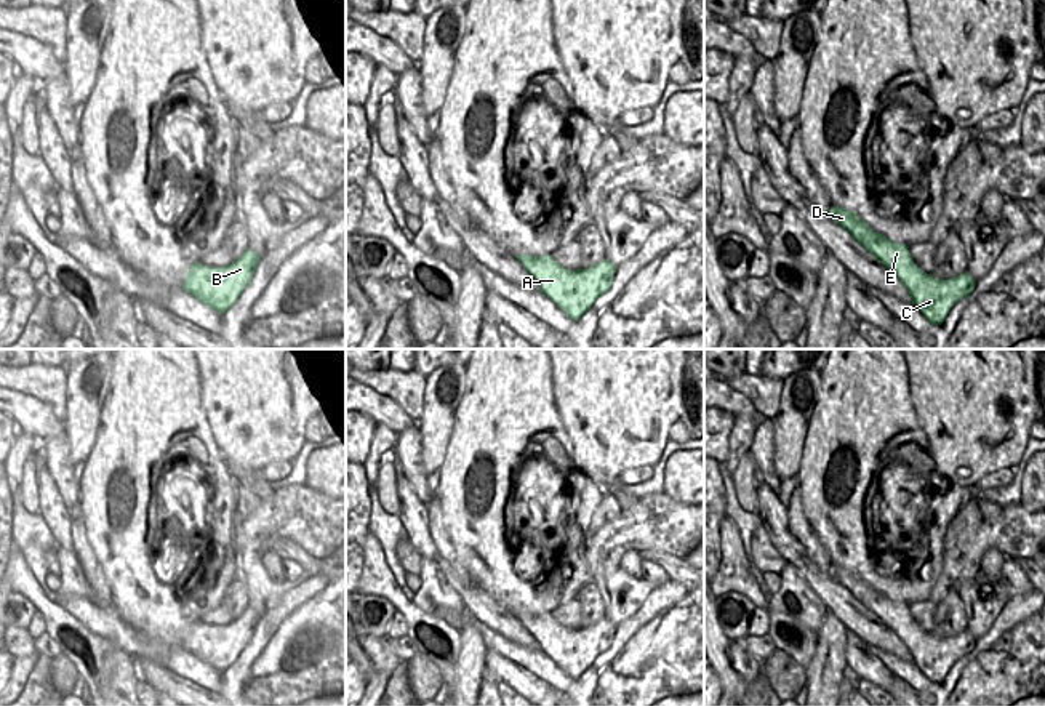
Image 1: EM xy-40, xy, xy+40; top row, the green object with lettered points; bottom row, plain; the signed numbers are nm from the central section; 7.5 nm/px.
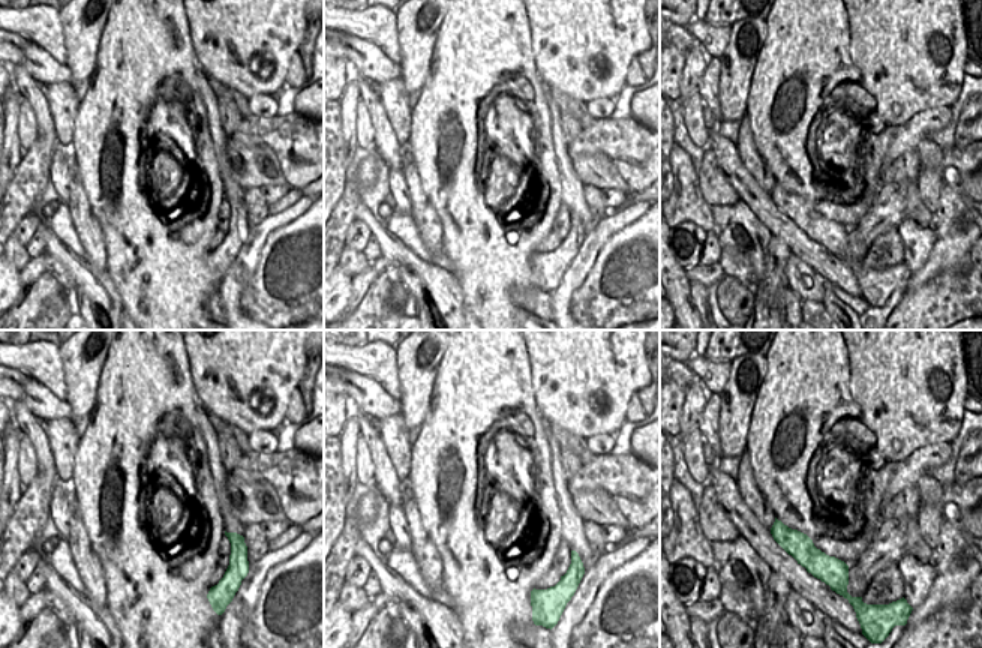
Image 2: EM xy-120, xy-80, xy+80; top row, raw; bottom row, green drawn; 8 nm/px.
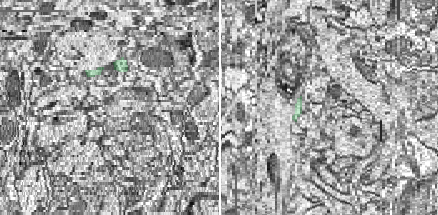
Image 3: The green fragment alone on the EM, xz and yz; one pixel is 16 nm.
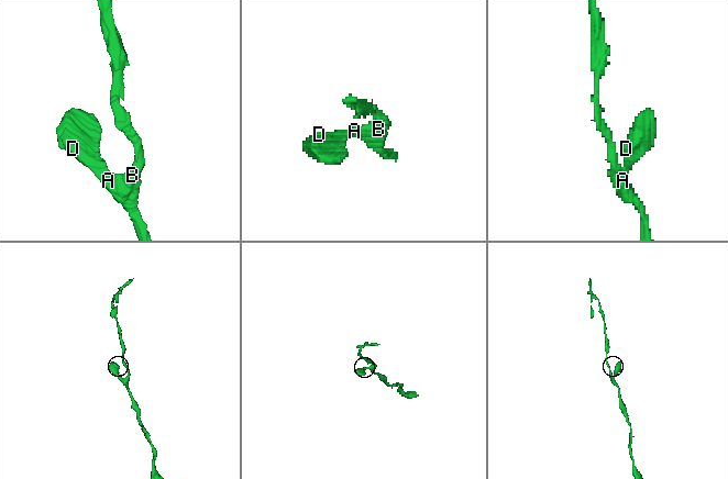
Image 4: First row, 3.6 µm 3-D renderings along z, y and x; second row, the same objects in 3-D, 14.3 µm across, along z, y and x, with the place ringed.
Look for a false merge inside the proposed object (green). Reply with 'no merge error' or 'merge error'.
no merge error

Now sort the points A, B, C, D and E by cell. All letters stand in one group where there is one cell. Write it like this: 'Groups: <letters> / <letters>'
Groups: A B C D E.

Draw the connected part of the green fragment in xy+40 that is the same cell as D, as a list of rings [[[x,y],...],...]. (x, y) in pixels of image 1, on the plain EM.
[[[831,565],[829,573],[899,637],[931,684],[941,684],[951,666],[973,652],[976,639],[967,629],[949,639],[939,639],[917,626],[906,602],[872,589],[855,570]]]

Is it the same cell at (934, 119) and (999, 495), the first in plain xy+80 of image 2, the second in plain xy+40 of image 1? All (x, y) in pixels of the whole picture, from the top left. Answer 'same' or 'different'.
different

